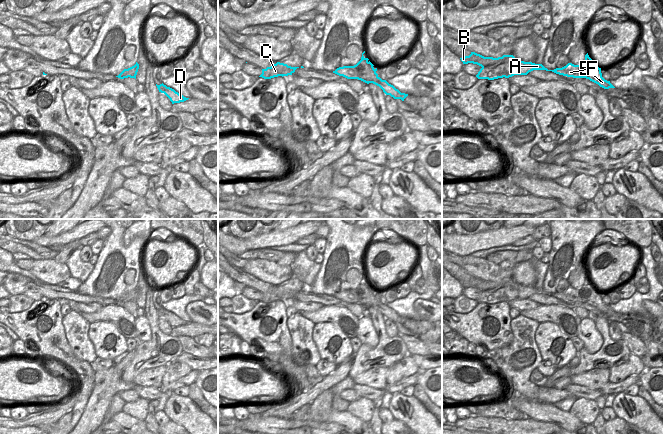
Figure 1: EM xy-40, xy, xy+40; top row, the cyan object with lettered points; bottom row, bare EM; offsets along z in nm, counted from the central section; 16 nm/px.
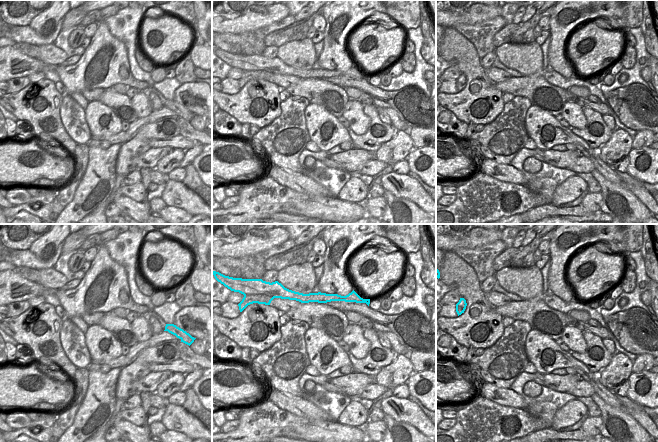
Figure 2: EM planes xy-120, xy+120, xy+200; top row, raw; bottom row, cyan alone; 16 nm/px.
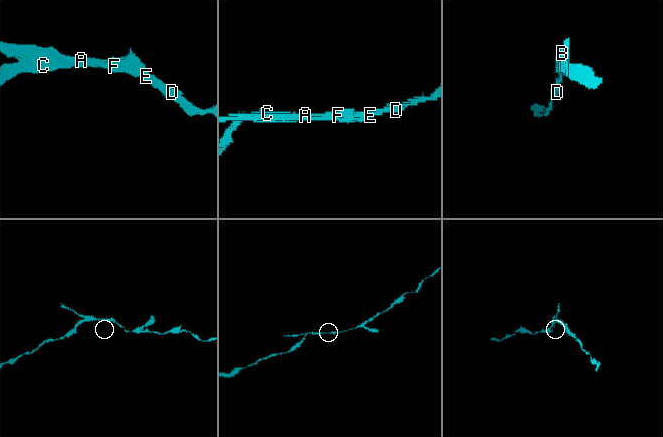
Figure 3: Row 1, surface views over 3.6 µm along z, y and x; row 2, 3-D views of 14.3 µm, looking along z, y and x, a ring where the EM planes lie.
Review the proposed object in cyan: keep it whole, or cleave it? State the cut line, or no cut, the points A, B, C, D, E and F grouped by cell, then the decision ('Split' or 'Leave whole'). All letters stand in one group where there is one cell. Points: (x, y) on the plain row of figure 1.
Split along xy+40 (482, 291), (511, 287), (519, 298). Groups: A B D E F / C. Split

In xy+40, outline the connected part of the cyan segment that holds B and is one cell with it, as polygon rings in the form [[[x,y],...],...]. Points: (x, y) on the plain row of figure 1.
[[[471,276],[471,278],[469,280],[465,280],[460,283],[463,286],[463,288],[473,287],[473,288],[477,288],[481,291],[486,291],[486,290],[490,290],[490,289],[494,289],[494,288],[501,288],[501,287],[511,287],[513,290],[516,291],[516,294],[518,295],[519,299],[527,299],[529,296],[531,296],[533,294],[546,294],[546,295],[552,295],[556,298],[567,300],[567,301],[586,302],[586,303],[589,303],[590,305],[598,308],[600,311],[602,311],[604,313],[615,312],[610,307],[610,305],[607,305],[602,301],[601,292],[599,292],[592,285],[592,283],[589,281],[588,277],[585,279],[585,284],[581,289],[574,289],[572,287],[568,287],[566,290],[564,290],[562,292],[556,292],[554,294],[548,294],[542,288],[535,288],[532,286],[524,286],[524,285],[518,284],[513,279],[503,279],[502,281],[493,282],[493,281],[484,281],[475,276]]]

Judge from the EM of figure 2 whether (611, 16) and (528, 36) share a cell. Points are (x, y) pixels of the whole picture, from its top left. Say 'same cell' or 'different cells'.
different cells

